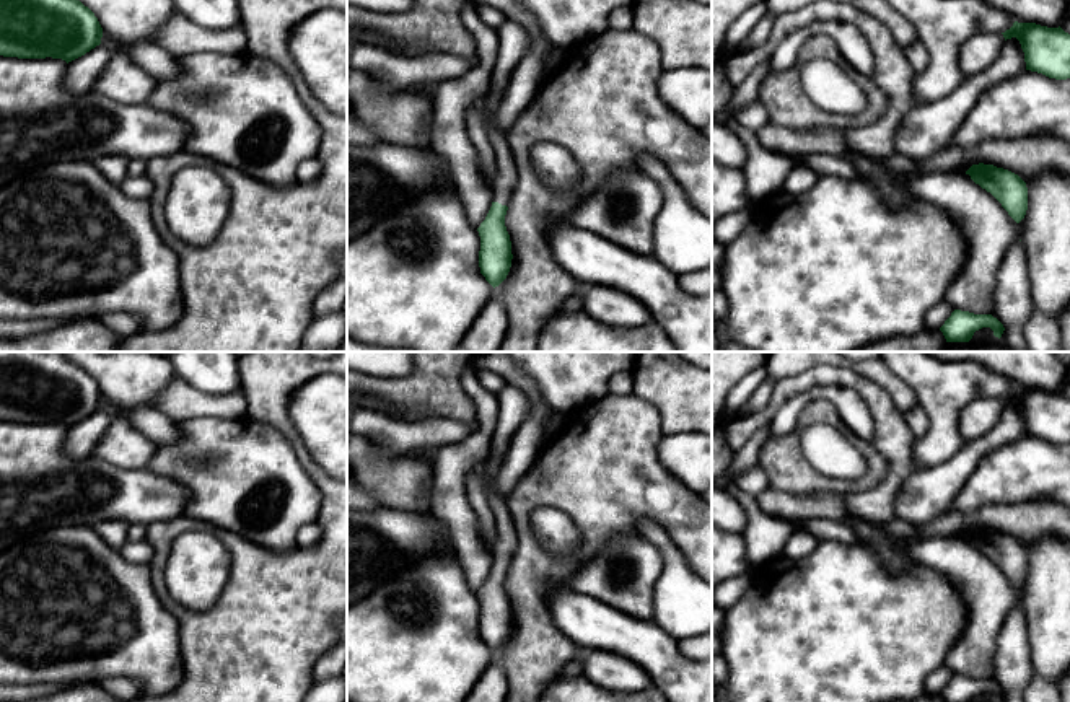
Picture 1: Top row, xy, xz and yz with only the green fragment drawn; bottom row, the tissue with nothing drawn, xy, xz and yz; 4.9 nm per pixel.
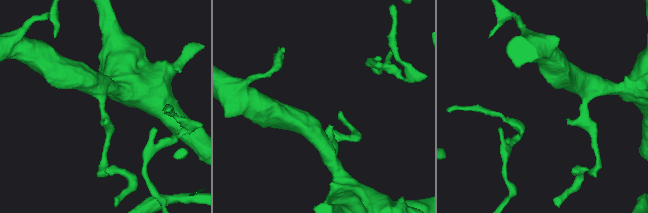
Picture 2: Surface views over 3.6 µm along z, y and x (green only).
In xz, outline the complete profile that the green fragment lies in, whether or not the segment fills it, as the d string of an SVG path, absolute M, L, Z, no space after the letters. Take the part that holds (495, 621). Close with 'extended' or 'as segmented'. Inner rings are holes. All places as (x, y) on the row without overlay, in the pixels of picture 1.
M505 384L498 394L498 420L490 440L490 461L482 477L487 503L497 524L497 539L492 549L493 567L485 585L477 593L480 601L479 632L485 645L495 653L508 640L511 632L511 606L505 591L505 580L518 546L511 513L495 487L497 474L503 464L513 435L520 423L529 415L529 399L516 386Z; extended

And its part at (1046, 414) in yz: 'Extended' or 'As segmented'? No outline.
As segmented

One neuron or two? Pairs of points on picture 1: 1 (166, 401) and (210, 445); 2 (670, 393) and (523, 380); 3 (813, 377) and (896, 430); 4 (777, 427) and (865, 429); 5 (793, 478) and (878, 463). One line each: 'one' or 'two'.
1: two
2: two
3: one
4: one
5: one

